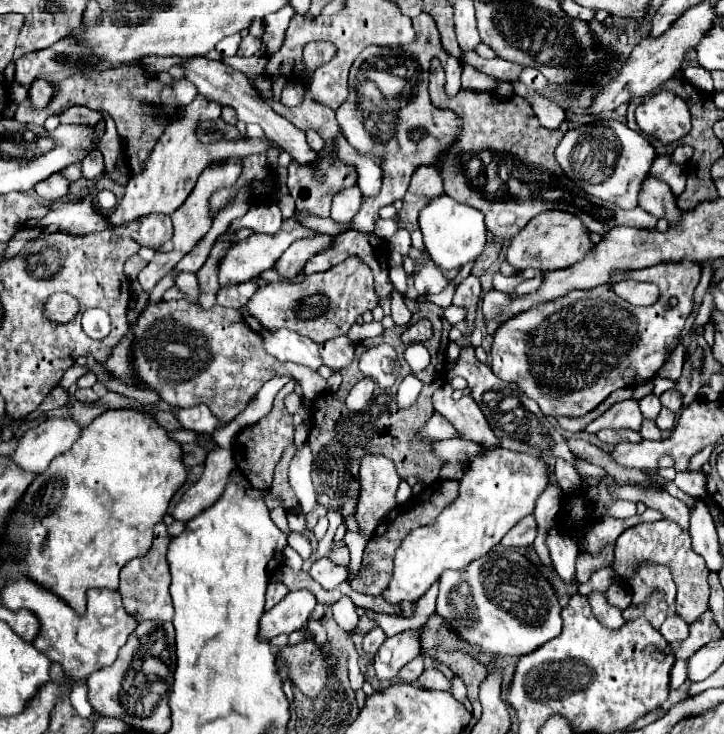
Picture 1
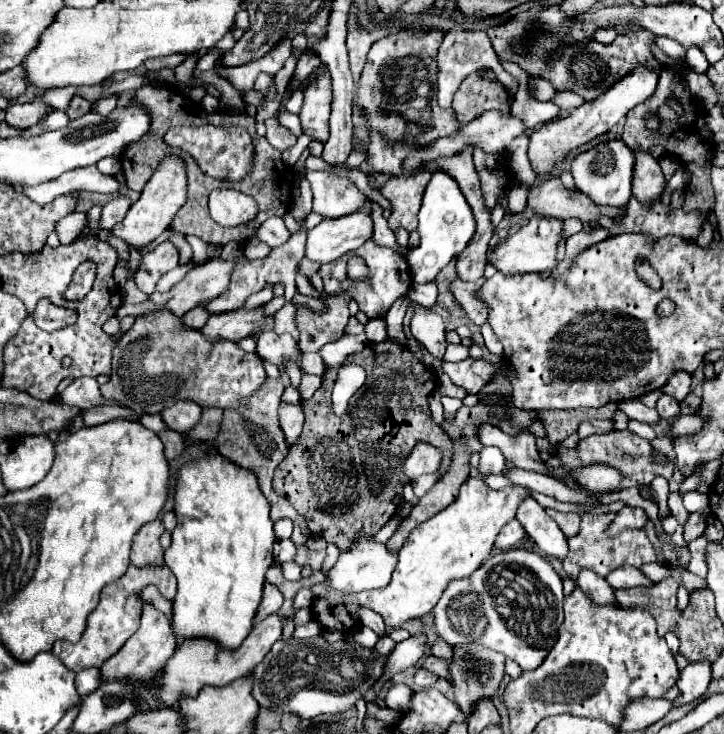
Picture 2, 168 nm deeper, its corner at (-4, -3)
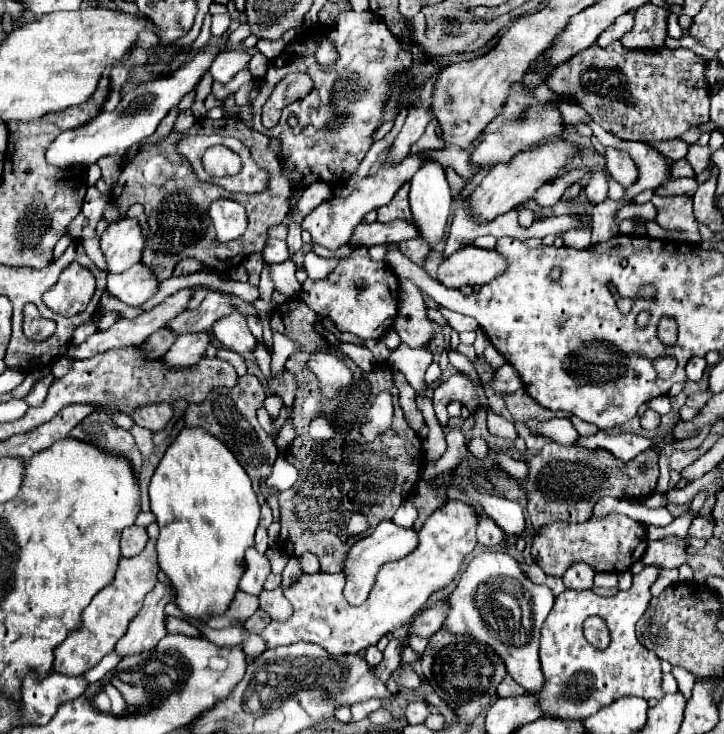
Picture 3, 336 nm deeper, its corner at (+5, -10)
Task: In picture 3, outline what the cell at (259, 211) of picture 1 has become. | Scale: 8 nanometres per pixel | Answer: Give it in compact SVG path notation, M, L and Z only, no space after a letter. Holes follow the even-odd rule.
M269 239L261 255L263 255L265 263L283 263L283 261L289 259L287 243L281 241L281 239Z

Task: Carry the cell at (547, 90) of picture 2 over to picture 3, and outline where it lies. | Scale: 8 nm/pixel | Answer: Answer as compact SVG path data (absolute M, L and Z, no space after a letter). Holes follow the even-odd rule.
M545 101L543 104L553 104L554 106L557 106L561 115L563 115L563 121L565 121L567 125L577 125L577 123L591 121L591 119L589 119L589 115L587 115L581 107L577 107L577 105L570 105L567 101Z

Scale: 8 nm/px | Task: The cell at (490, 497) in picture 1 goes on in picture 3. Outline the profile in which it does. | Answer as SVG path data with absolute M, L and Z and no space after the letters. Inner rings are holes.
M447 501L425 521L423 529L417 533L417 547L407 557L387 563L381 569L369 599L359 607L353 607L345 601L345 577L341 573L319 571L313 575L303 575L283 593L295 609L293 617L289 621L271 621L271 625L267 625L267 629L261 633L261 637L267 641L267 649L309 641L323 645L333 657L337 657L343 653L359 653L369 645L377 645L383 635L407 625L415 615L419 615L431 593L447 587L453 581L463 559L477 545L479 521L481 517L475 507L463 501Z

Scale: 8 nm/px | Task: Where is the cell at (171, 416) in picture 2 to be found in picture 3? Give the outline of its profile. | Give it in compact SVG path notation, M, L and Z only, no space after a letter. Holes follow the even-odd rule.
M157 403L157 405L149 405L149 407L139 407L131 417L141 427L157 433L157 431L163 431L167 427L167 423L171 421L173 407L167 403L165 405Z

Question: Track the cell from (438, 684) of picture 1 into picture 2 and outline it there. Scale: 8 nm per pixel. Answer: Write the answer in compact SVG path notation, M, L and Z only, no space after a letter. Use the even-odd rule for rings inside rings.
M418 668L418 672L414 674L414 682L418 686L432 686L436 680L438 680L438 676L432 674L430 670L424 670L424 668Z

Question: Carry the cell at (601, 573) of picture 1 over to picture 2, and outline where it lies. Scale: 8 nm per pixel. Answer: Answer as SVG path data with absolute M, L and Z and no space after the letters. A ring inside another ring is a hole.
M620 566L616 570L612 570L606 576L606 582L612 588L630 588L630 586L652 586L654 582L650 578L646 578L638 568L632 566Z

